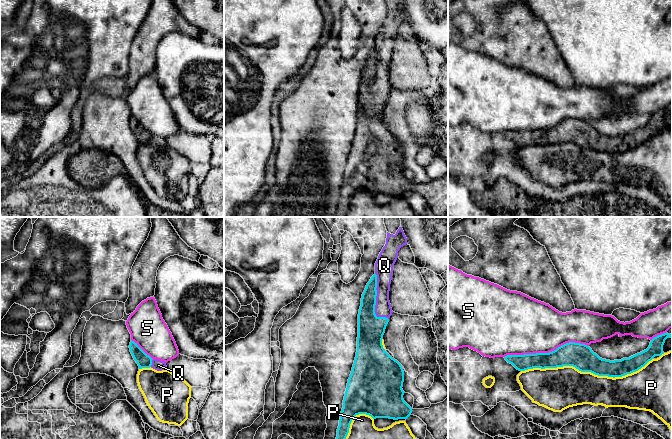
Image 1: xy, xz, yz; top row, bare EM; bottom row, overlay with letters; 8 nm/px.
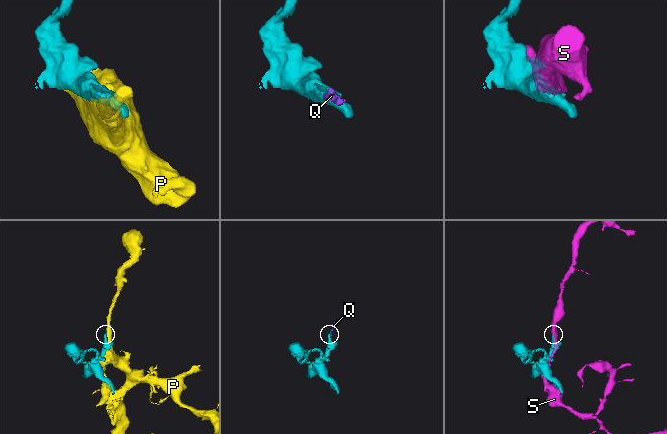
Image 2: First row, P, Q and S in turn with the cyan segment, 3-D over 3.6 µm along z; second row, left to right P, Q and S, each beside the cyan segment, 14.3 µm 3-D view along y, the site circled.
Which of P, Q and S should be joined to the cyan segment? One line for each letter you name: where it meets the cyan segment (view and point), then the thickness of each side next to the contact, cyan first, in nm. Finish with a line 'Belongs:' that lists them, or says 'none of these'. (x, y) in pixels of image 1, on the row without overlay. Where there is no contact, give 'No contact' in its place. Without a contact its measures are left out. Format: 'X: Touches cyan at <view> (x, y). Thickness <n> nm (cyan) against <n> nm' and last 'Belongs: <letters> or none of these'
Q: Touches cyan at xz (375, 76). Thickness 220 nm (cyan) against 140 nm
Belongs: Q

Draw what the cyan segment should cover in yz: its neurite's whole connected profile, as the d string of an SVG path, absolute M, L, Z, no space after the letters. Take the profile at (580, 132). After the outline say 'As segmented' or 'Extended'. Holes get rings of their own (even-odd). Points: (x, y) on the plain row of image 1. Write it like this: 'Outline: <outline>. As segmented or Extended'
Outline: M672 110L658 111L646 126L614 137L602 135L589 122L575 118L566 119L549 129L507 131L504 134L519 147L573 142L581 148L615 154L636 148L655 132L664 130L663 121L667 114L672 114Z. As segmented

